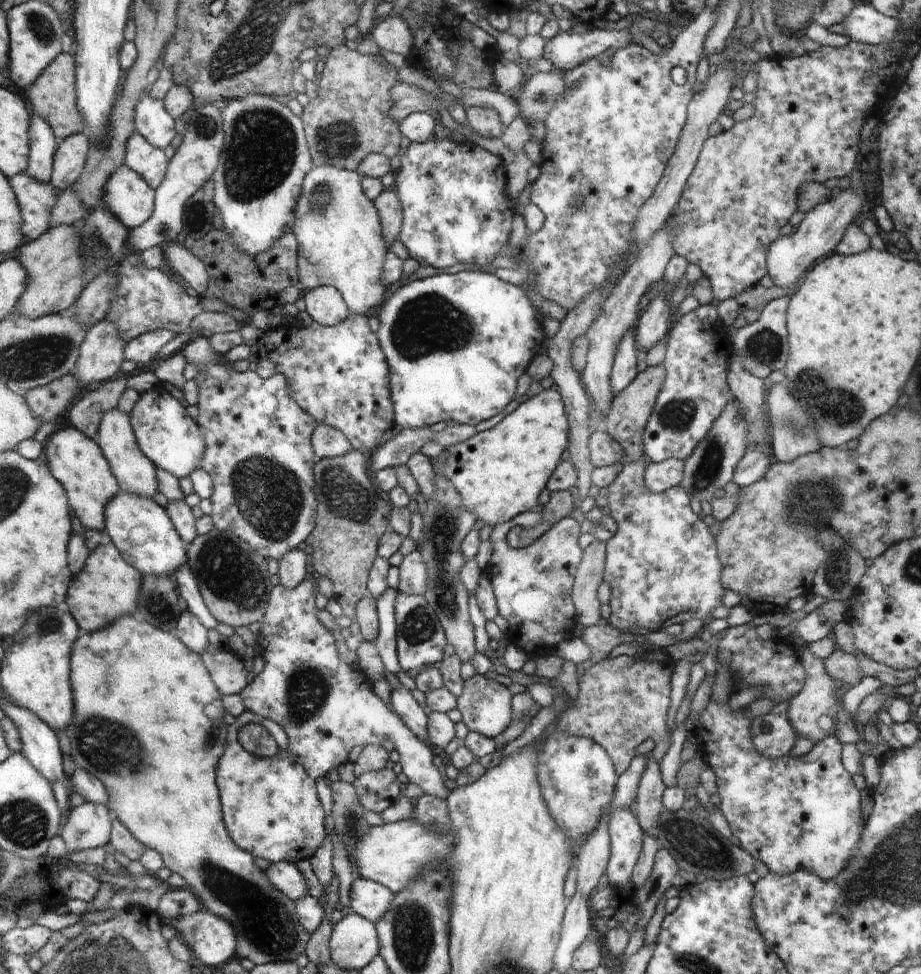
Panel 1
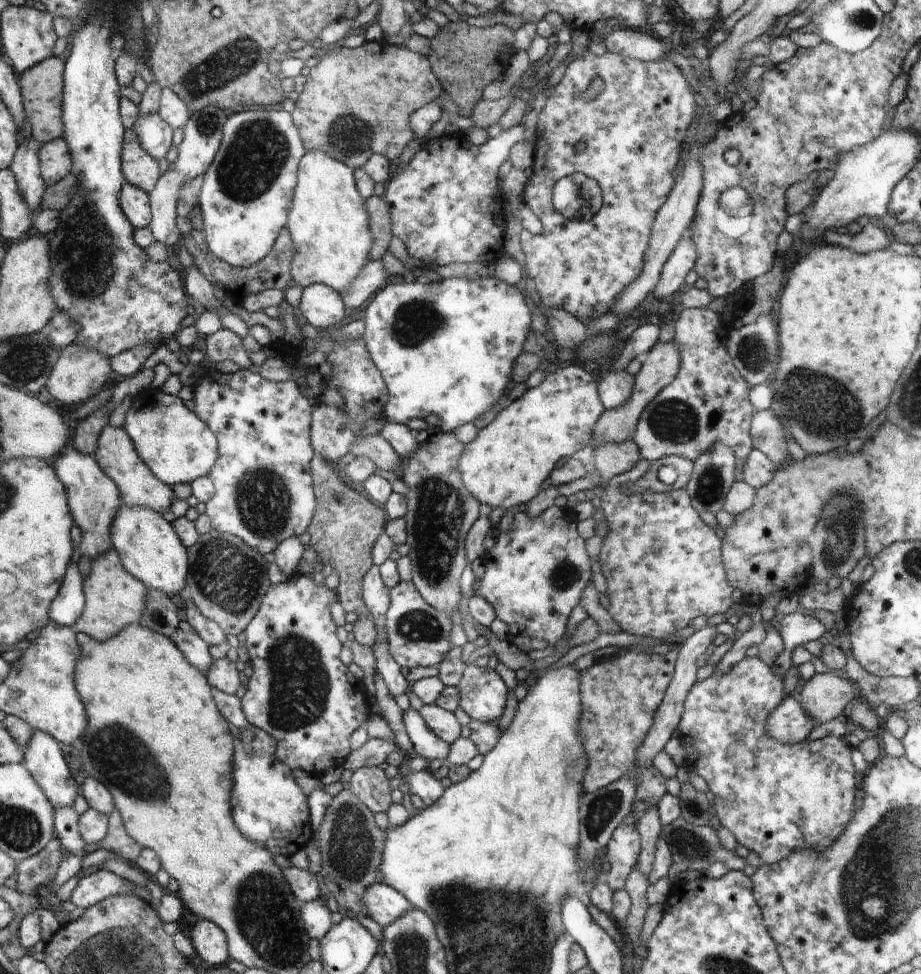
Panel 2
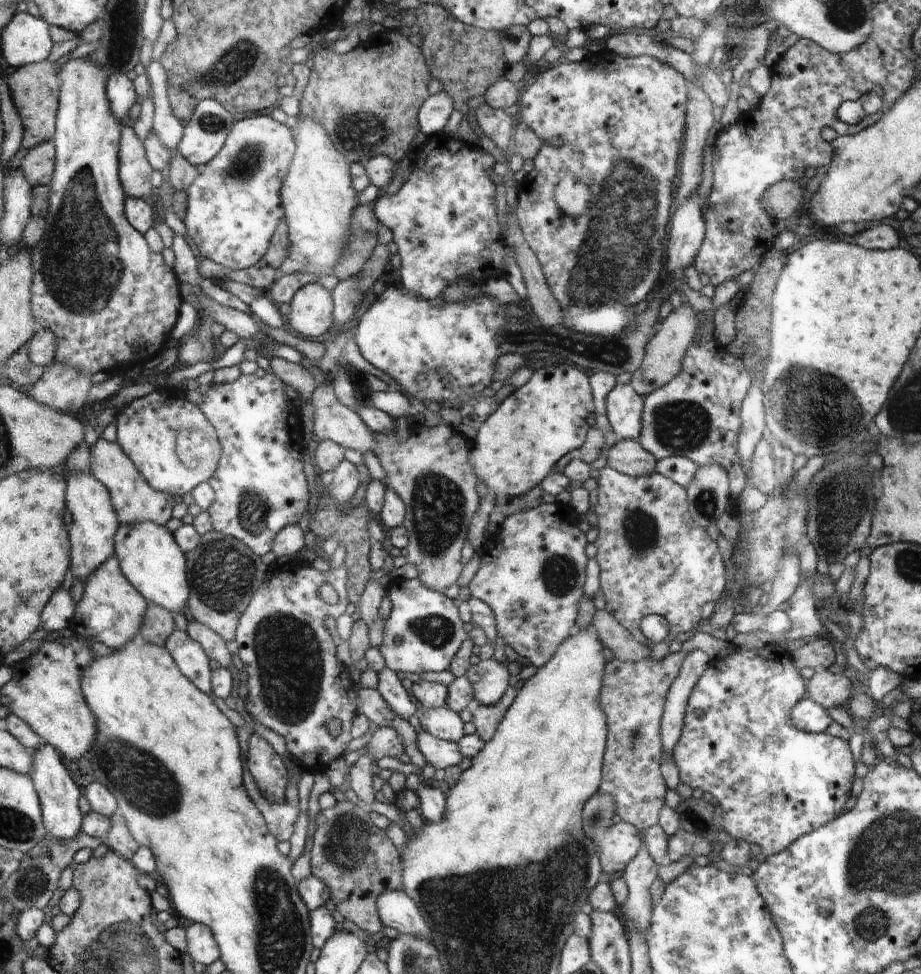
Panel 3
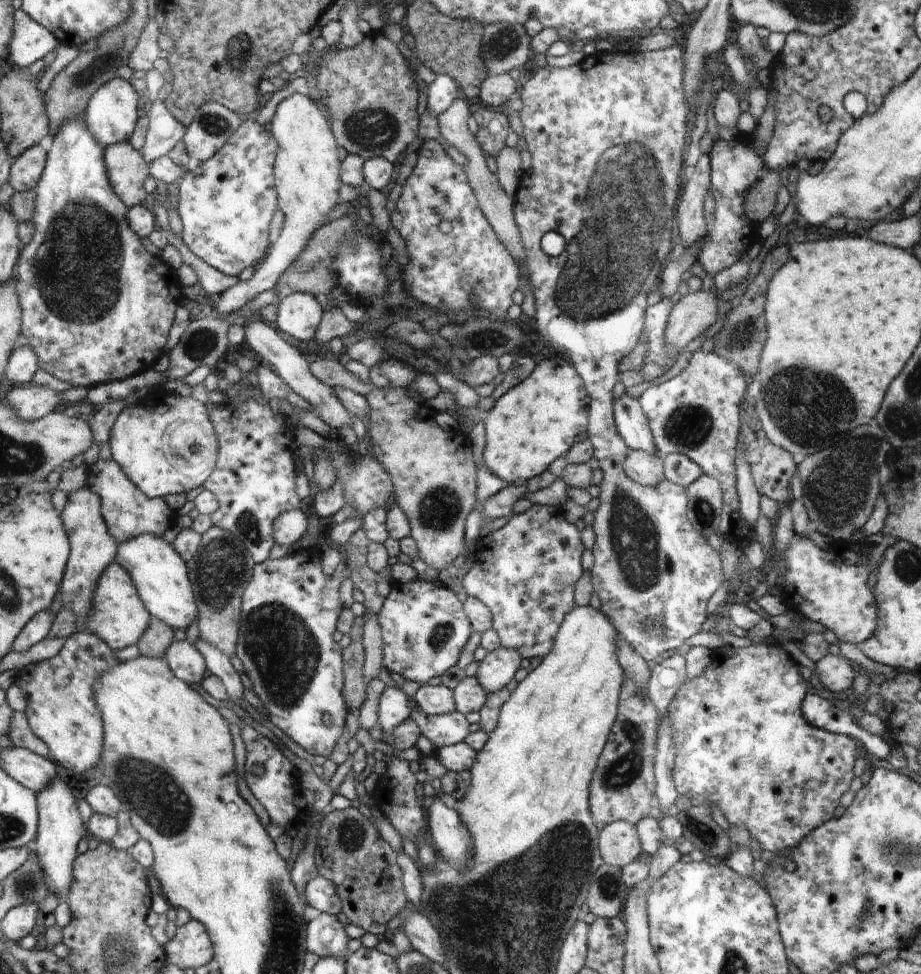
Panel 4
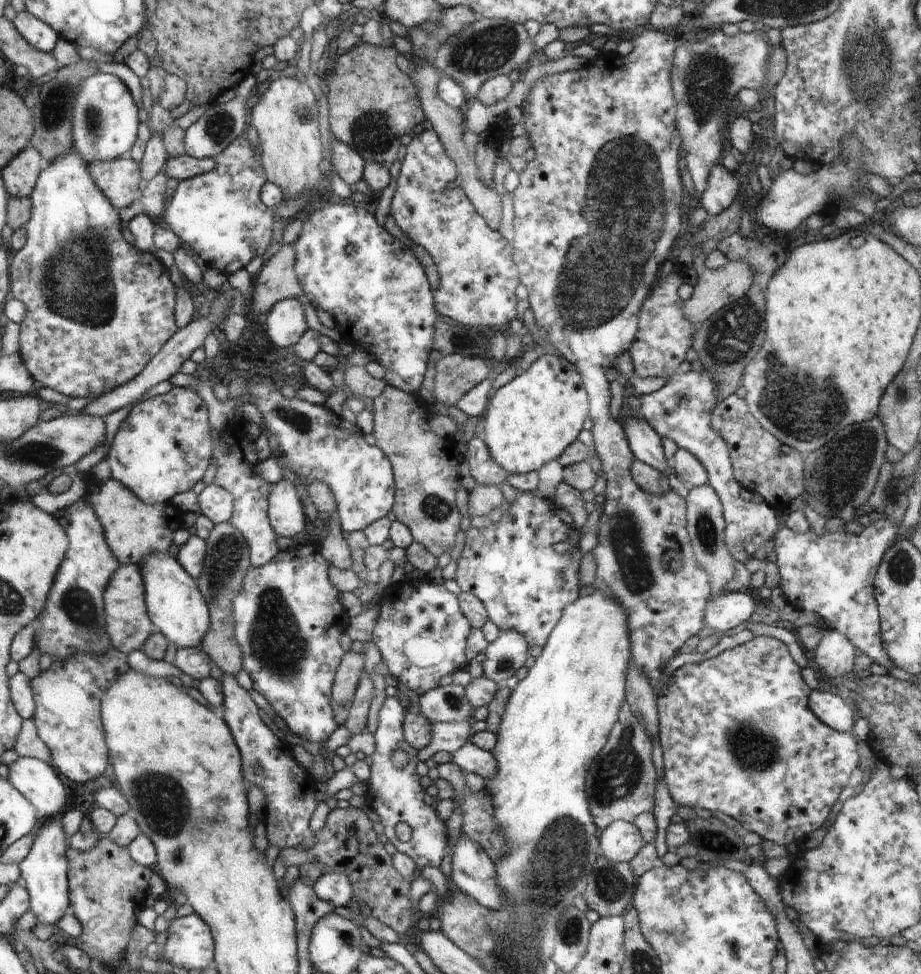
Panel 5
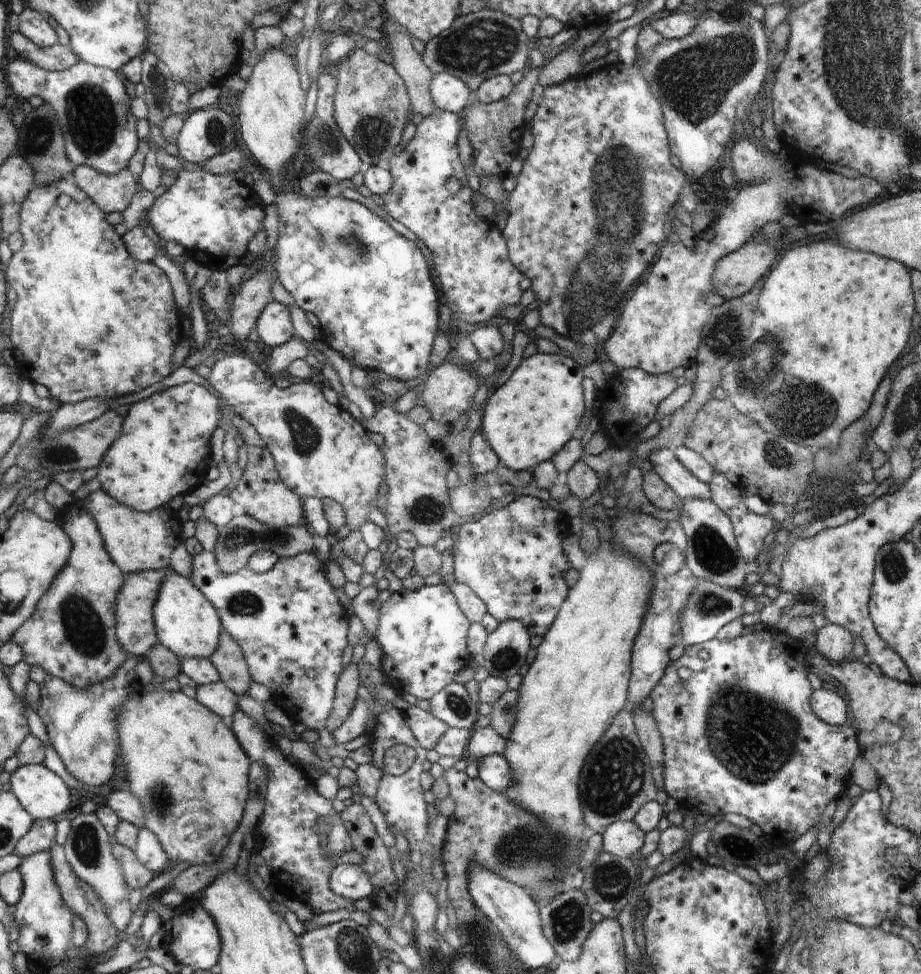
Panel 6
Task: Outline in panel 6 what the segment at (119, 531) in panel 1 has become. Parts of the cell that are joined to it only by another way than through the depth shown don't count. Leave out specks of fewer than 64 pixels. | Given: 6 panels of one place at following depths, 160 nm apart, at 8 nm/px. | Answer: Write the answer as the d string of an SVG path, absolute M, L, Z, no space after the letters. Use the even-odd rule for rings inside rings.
M172 570L163 580L158 601L155 602L154 615L159 642L180 660L186 657L208 659L216 650L223 629L222 620L212 602L188 577Z

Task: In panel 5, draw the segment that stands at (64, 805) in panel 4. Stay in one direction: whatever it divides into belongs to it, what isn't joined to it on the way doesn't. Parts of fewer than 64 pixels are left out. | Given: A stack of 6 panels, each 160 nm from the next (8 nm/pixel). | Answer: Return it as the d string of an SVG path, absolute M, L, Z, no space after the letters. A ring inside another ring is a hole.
M56 813L40 822L29 856L18 864L21 872L20 882L29 894L30 911L36 914L38 923L54 926L71 906L68 834L63 826L63 816L62 813Z

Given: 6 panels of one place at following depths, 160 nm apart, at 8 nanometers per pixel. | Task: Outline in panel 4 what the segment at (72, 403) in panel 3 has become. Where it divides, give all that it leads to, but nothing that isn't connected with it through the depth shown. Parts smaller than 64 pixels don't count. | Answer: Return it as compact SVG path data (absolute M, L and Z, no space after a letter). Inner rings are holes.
M40 385L13 389L5 397L19 414L19 418L36 420L50 414L62 400L58 391Z

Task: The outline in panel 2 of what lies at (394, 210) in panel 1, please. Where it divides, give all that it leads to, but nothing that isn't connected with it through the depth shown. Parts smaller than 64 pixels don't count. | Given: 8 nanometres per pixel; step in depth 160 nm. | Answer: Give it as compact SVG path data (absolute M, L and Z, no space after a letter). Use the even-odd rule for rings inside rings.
M372 195L366 200L368 216L371 218L373 232L373 248L370 261L377 261L388 250L393 234L391 231L391 214L384 196Z

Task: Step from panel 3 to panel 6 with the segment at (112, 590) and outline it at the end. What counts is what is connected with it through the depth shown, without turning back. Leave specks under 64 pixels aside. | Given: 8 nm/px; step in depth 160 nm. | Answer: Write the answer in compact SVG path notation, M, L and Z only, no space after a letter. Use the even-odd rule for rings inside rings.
M172 569L136 571L125 577L124 590L120 591L120 602L115 602L115 633L120 634L120 644L133 657L142 658L159 642L155 630L154 606L158 601L159 588Z

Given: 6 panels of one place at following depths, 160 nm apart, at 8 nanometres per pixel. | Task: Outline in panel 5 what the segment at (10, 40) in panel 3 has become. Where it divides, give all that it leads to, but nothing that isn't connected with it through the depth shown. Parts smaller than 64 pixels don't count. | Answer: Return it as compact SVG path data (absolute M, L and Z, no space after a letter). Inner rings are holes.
M28 11L17 12L14 18L16 30L27 40L32 48L50 54L58 42L59 33L47 23L42 22Z

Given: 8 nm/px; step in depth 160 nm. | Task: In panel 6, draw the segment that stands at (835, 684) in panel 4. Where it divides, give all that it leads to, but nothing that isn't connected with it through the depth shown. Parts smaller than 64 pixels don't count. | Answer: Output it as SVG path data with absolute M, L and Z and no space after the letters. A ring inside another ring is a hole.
M832 623L817 629L815 649L831 663L853 662L857 636Z

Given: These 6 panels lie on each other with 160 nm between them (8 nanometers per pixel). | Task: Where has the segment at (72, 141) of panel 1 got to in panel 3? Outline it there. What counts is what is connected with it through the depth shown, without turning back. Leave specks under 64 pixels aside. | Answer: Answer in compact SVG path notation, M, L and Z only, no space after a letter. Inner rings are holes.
M48 140L35 149L28 150L28 154L22 158L19 169L32 188L48 185L52 181L52 174L55 174L55 155L55 144Z

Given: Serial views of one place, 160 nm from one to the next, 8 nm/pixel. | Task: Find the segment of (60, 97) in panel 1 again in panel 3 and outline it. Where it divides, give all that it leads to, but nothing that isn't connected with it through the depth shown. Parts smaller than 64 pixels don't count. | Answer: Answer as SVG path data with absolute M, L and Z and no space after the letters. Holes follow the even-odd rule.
M49 61L33 63L15 70L8 75L6 80L8 92L11 94L12 104L20 116L22 124L22 143L26 149L35 149L42 142L51 140L54 137L54 120L56 120L56 106L58 105L58 74ZM42 88L48 88L42 92Z

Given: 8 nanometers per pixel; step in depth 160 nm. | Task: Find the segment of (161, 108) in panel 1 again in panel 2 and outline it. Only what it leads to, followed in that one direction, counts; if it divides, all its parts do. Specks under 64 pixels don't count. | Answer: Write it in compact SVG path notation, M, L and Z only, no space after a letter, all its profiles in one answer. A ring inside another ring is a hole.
M156 112L138 115L132 127L139 134L143 149L155 159L165 158L172 146L173 128Z

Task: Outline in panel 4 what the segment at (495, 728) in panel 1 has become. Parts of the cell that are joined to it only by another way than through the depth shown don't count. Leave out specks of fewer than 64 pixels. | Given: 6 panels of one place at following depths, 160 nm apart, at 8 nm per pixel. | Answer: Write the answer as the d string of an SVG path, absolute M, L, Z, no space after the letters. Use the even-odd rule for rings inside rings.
M502 646L488 651L485 658L480 661L475 677L488 693L504 689L504 686L514 678L516 670L521 668L521 659L517 650Z

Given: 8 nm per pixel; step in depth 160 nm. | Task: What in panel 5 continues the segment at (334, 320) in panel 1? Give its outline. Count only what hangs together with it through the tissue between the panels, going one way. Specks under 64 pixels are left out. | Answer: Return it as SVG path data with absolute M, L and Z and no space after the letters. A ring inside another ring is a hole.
M282 299L269 310L265 334L276 346L294 346L308 330L306 312L300 299Z

